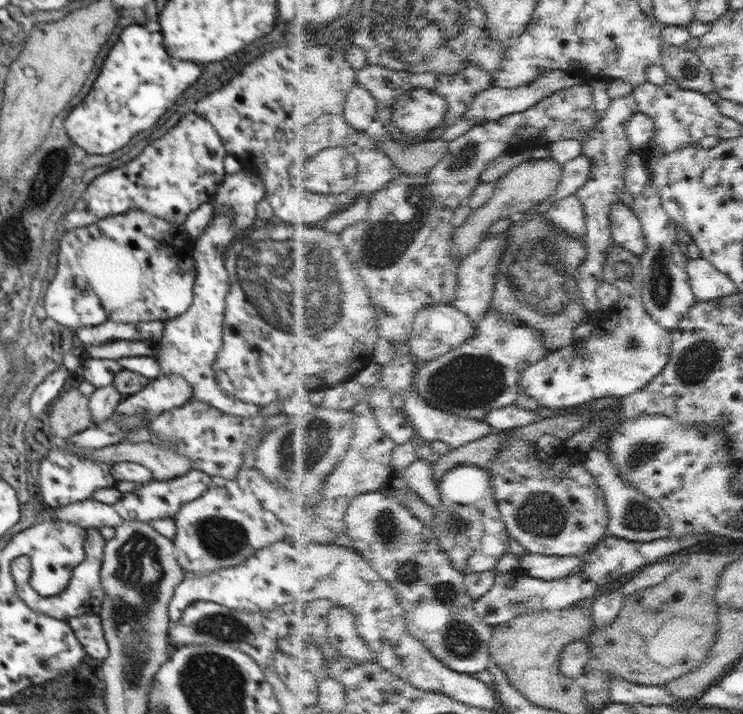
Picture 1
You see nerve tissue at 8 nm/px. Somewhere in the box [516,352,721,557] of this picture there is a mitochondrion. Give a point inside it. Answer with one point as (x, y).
(638, 517)

